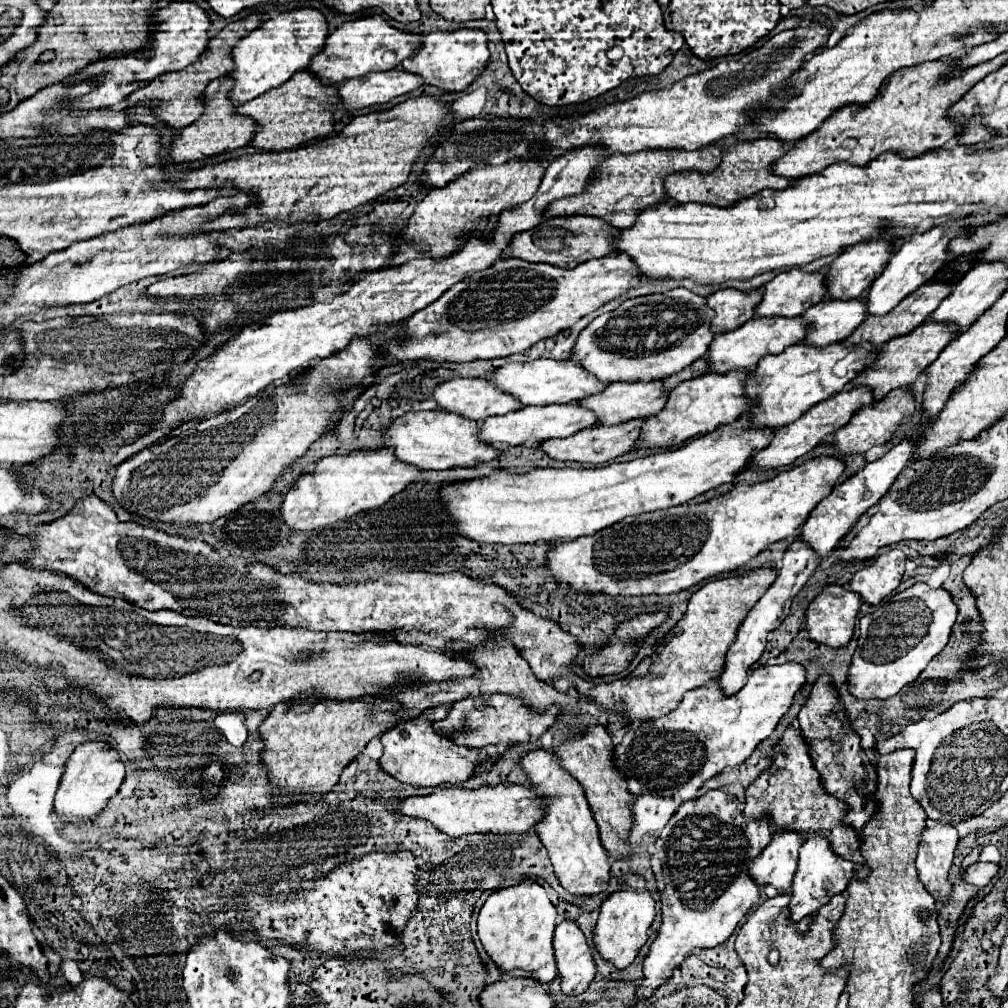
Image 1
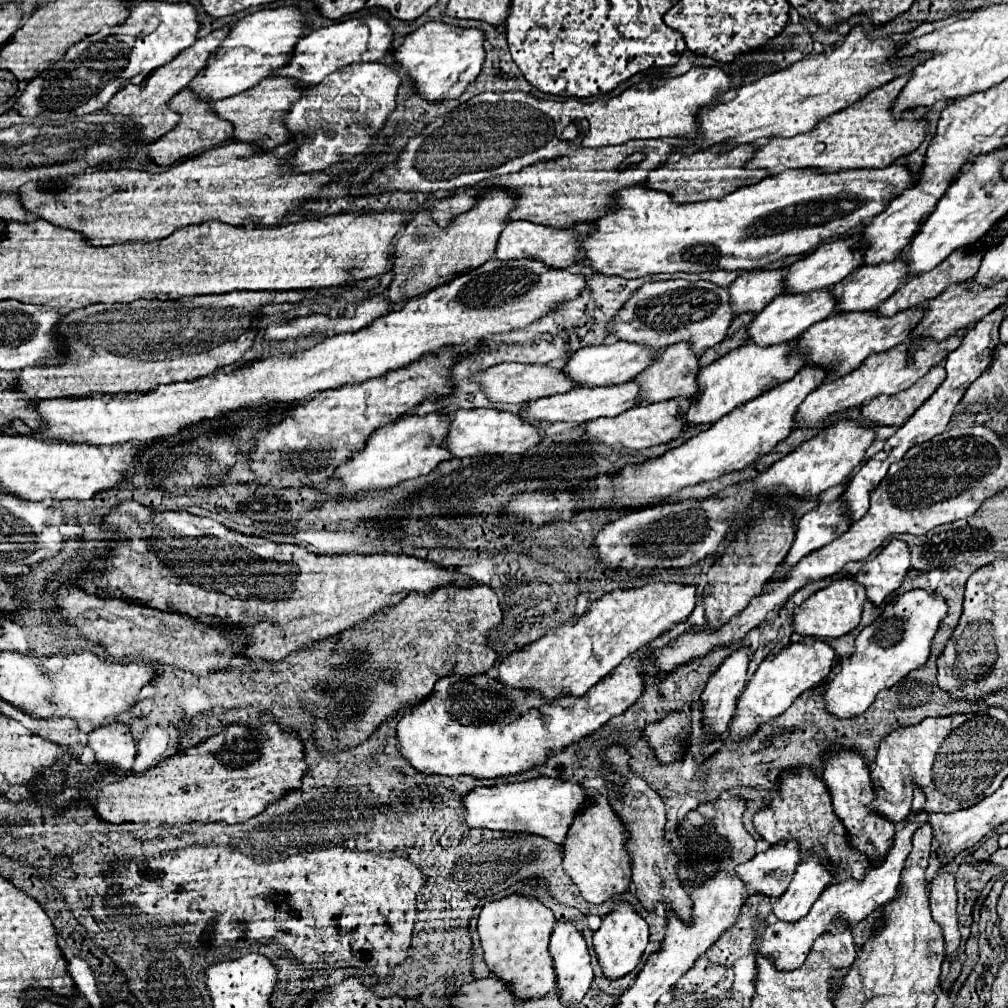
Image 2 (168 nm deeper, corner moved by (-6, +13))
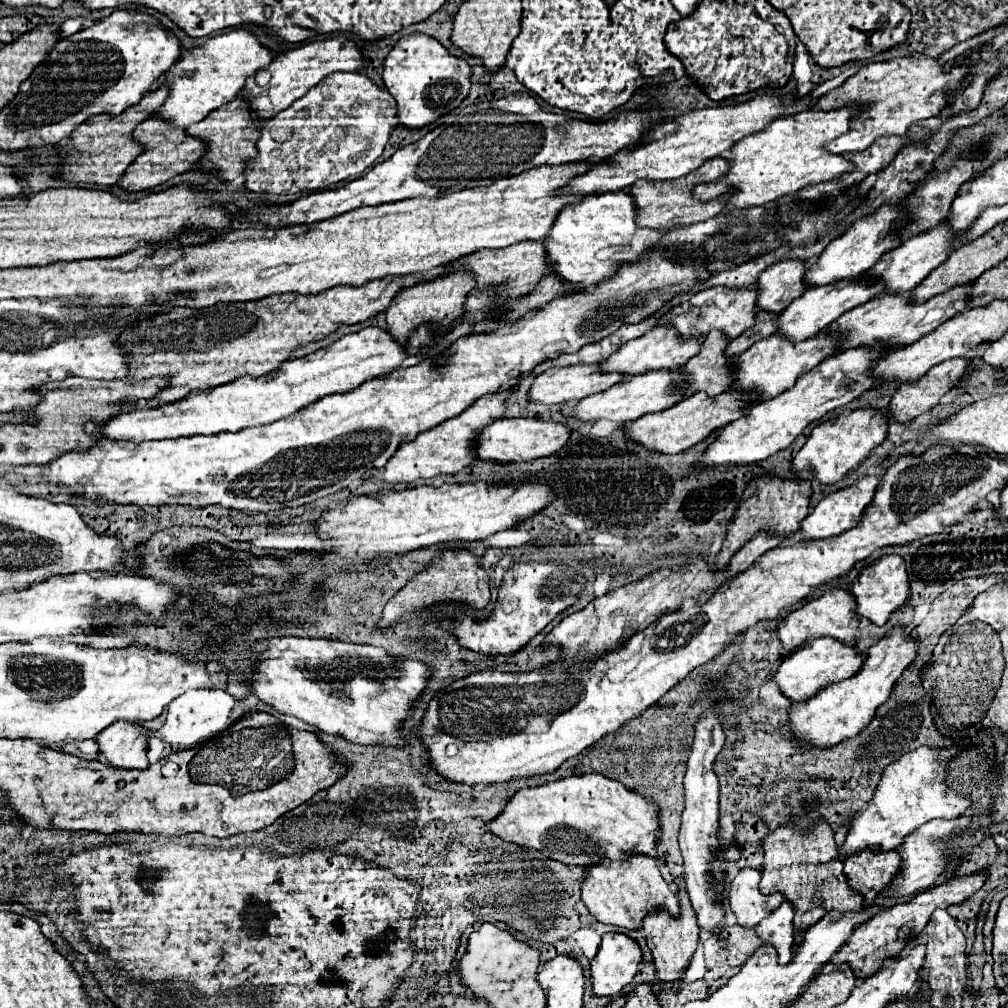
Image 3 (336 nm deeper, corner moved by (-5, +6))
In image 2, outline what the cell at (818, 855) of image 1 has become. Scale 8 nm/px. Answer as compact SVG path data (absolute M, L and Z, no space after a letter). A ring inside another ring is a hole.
M808 856L798 866L788 890L780 896L778 904L772 908L772 914L784 922L798 922L810 912L820 892L832 884L830 876L832 874L828 872L828 866L824 866L818 858Z

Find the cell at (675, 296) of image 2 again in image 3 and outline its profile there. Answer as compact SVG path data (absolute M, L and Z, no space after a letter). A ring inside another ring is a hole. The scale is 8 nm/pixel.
M709 287L695 293L689 301L671 307L659 321L659 325L673 325L681 339L701 339L709 331L723 331L727 339L739 337L745 329L753 325L755 317L755 299L753 289L729 289L729 287Z

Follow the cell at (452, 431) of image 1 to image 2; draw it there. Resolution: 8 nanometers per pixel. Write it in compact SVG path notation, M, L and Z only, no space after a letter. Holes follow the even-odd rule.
M456 410L446 412L452 426L448 432L448 438L444 442L444 448L448 448L454 456L476 456L476 454L522 454L528 448L540 444L544 438L544 432L532 424L520 418L512 412L500 412L500 410Z

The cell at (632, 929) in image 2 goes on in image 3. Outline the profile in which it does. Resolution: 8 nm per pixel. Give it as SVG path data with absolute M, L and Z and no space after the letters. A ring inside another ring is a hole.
M605 933L597 955L591 959L593 993L603 997L617 995L629 985L643 961L641 947L625 933Z

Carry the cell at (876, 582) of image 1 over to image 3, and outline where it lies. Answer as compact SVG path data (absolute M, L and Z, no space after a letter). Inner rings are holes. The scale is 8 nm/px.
M885 555L875 565L861 571L857 581L851 587L851 593L857 599L857 613L867 617L875 625L885 625L891 611L899 609L909 593L909 577L905 569L905 559L901 555Z

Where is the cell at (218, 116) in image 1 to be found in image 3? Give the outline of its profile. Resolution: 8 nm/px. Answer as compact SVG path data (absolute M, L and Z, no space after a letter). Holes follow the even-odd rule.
M153 115L143 123L139 123L137 129L133 131L133 137L145 145L145 151L127 167L125 175L119 181L119 185L129 191L143 191L143 189L161 185L171 177L193 169L199 163L201 155L205 153L205 141L189 135L181 127L173 127L173 123L169 123L159 115Z

